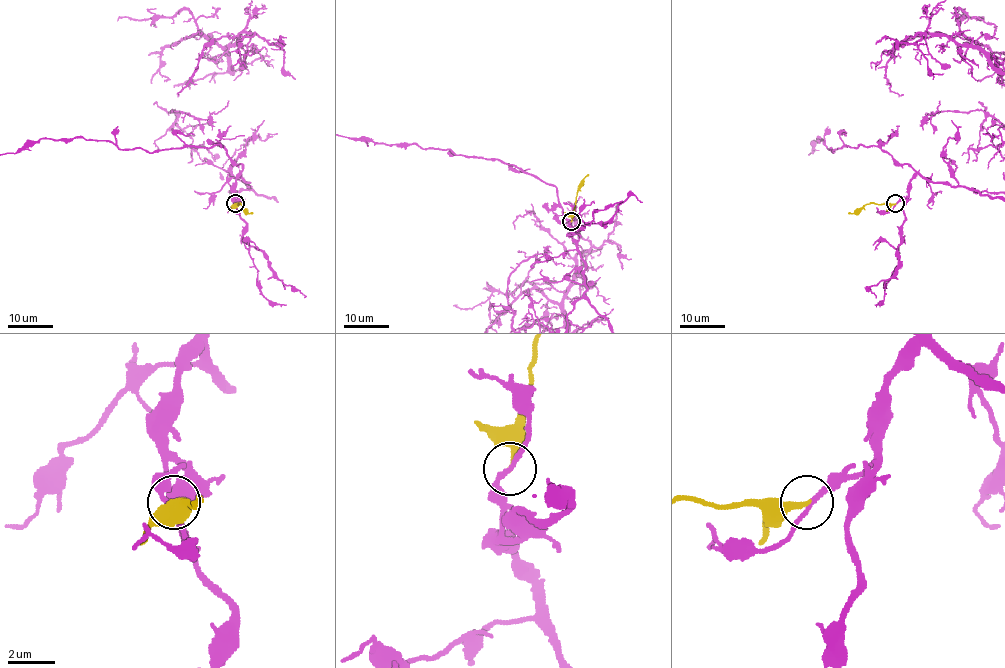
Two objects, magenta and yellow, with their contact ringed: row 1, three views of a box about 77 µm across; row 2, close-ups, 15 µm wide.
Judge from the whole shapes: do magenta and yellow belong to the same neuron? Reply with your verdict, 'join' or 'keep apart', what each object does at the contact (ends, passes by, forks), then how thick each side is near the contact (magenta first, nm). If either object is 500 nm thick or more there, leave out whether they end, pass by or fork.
keep apart; magenta passes by; yellow ends there; 170 nm thick on the magenta side, 240 nm on the other

